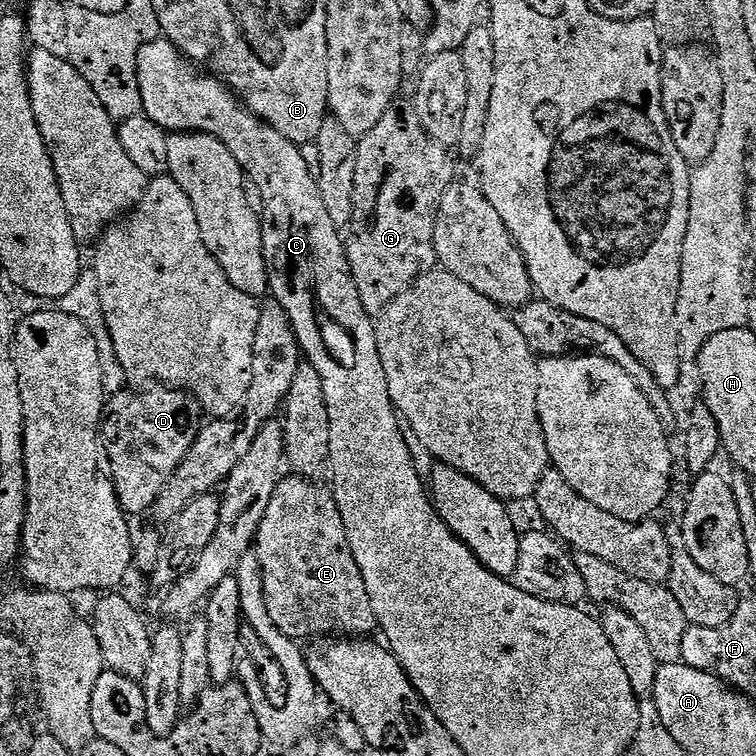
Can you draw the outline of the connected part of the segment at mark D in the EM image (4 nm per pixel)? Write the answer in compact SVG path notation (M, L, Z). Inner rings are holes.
M152 386L145 392L120 392L116 397L107 401L106 442L104 449L110 454L110 464L113 467L116 487L116 498L125 513L135 518L143 514L147 508L157 507L162 486L174 474L176 468L196 440L202 427L202 409L196 397L190 392L171 386Z

